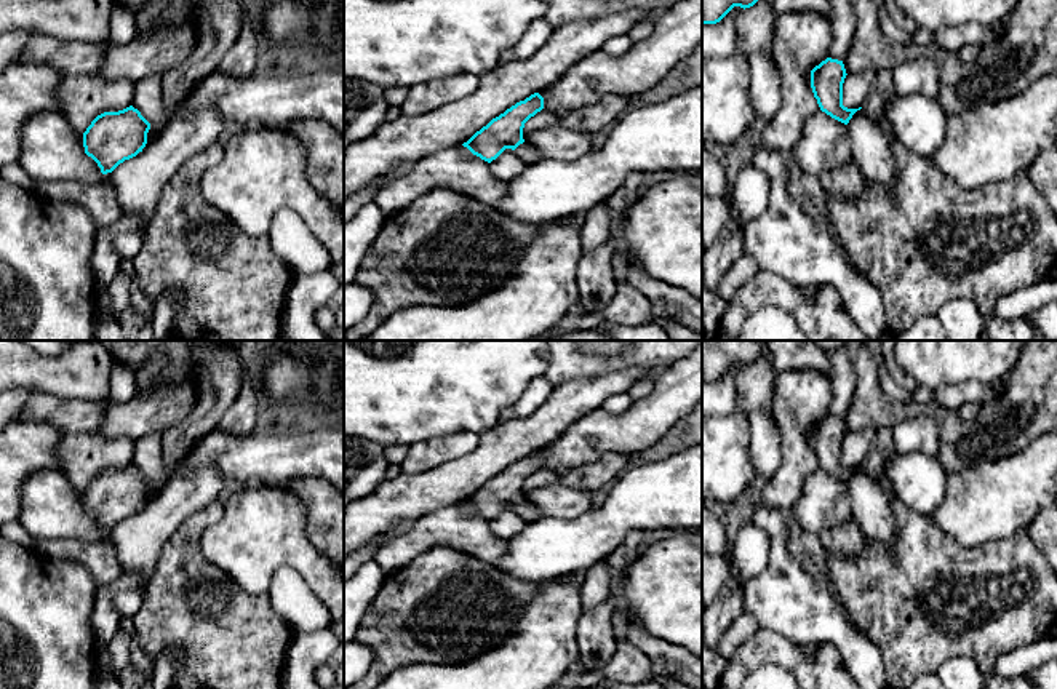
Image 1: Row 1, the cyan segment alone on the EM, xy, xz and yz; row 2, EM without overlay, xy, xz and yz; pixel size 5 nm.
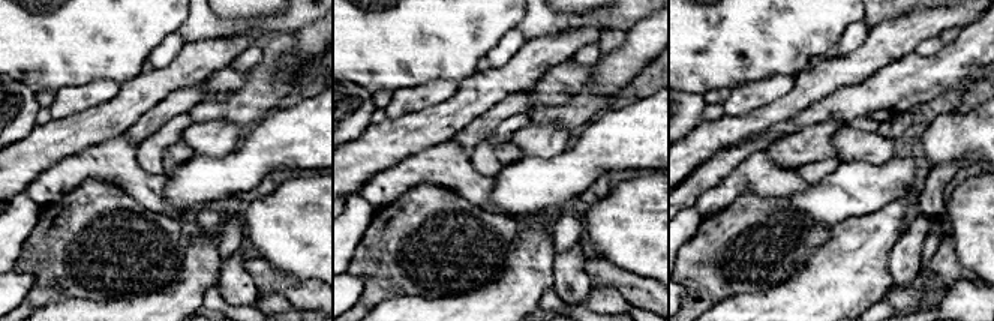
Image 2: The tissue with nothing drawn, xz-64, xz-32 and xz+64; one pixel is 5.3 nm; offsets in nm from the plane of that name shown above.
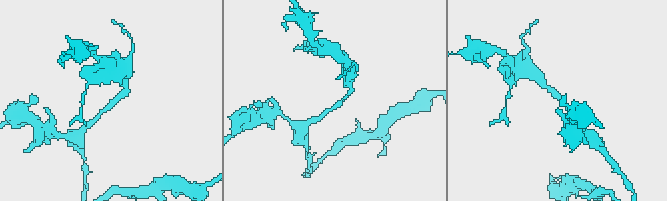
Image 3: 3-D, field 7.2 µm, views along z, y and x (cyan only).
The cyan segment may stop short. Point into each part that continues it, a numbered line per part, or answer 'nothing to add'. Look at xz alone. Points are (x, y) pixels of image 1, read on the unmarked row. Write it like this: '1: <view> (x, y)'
1: xz (525, 510)

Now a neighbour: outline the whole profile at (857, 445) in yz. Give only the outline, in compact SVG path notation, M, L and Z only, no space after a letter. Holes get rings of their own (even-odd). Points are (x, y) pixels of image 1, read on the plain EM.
M875 430L848 432L843 441L843 464L848 467L862 465L873 451L875 436Z

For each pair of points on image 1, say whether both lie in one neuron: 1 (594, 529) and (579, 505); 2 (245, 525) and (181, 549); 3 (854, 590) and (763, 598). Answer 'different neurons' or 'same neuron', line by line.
1: different neurons
2: different neurons
3: different neurons

